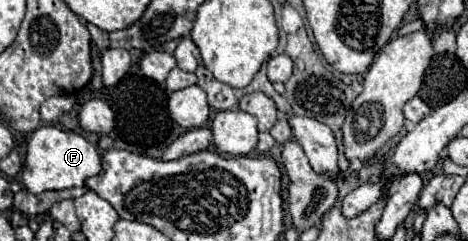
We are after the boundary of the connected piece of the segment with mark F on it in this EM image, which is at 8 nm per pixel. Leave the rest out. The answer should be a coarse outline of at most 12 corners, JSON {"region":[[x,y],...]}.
{"region":[[41,125],[27,143],[27,191],[83,187],[99,175],[93,143]]}

